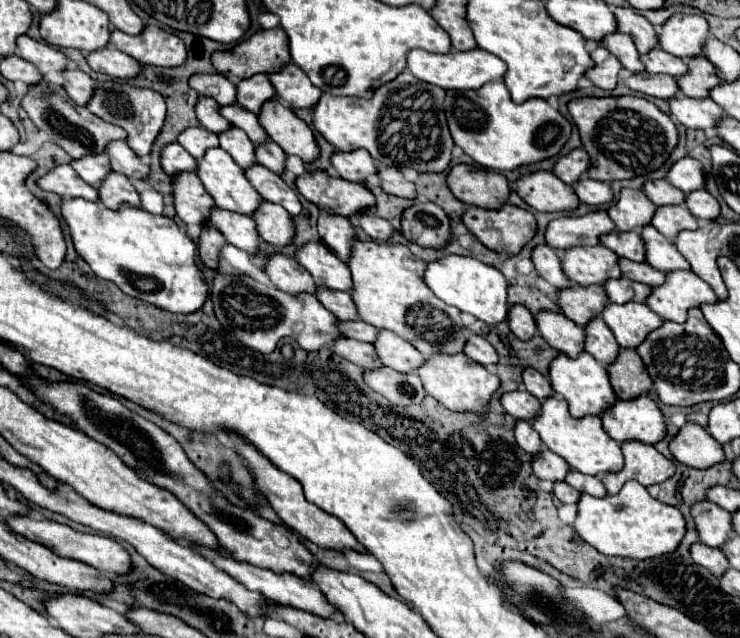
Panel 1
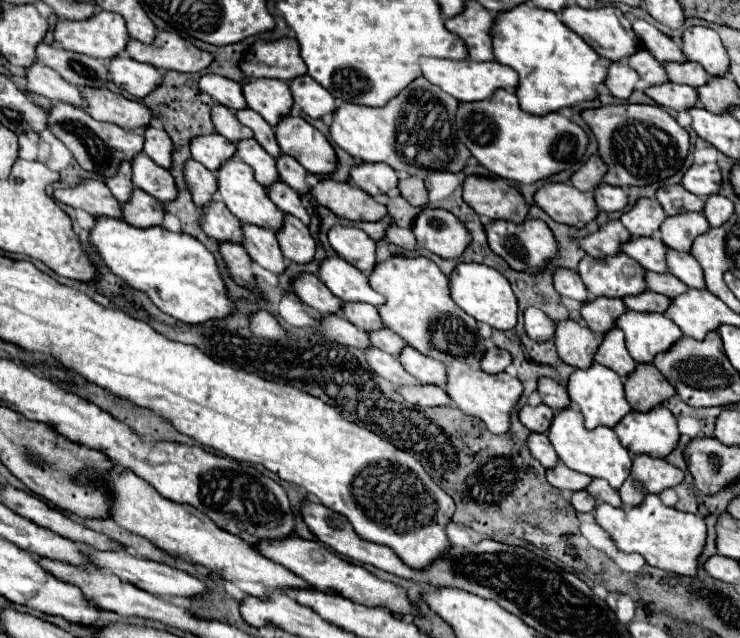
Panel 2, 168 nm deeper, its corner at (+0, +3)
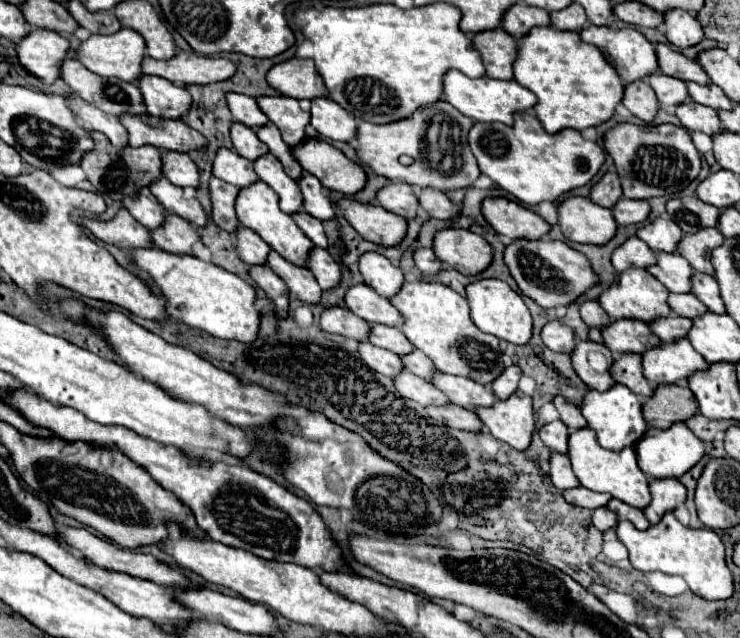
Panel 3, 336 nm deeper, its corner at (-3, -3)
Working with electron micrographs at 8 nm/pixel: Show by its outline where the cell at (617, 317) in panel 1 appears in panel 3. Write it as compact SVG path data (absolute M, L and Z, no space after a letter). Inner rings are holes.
M681 338L671 344L663 342L659 348L653 348L643 354L643 372L653 388L661 384L683 384L689 374L707 370L709 364L703 356L699 356L691 342L687 342L687 338Z

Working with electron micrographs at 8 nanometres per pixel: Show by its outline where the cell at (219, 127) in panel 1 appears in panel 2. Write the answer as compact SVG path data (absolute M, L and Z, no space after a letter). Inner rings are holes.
M214 104L212 106L212 124L216 128L218 134L226 136L230 142L238 142L238 140L244 140L244 138L252 138L252 130L250 128L244 128L236 116L234 116L234 110L222 106L222 104Z

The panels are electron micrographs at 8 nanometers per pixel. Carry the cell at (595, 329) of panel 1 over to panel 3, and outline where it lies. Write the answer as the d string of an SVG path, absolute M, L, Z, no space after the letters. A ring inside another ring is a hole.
M623 354L619 360L615 360L611 368L611 376L615 382L625 384L633 394L649 398L653 394L651 384L643 378L643 368L639 366L639 354Z

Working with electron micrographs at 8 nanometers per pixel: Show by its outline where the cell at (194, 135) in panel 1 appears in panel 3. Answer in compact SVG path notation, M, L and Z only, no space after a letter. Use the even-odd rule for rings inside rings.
M221 148L217 152L213 162L213 176L229 184L235 184L239 188L259 180L259 176L253 170L253 162L245 160L243 156L235 154L235 150L227 150L227 148Z

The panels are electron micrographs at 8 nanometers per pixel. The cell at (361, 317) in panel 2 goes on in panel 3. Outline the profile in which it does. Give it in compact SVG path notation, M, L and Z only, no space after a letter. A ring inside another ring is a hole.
M383 324L371 326L369 342L375 344L375 346L379 346L379 348L391 350L391 352L395 352L399 356L411 354L415 350L415 346L401 334L399 328L391 328L391 326L383 326Z

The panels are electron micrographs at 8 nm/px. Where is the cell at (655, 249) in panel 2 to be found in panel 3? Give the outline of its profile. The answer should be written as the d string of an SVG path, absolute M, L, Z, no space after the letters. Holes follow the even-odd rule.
M677 252L675 254L659 254L657 264L647 270L661 284L665 284L669 288L669 292L679 292L679 294L691 292L691 274L695 274L695 270Z

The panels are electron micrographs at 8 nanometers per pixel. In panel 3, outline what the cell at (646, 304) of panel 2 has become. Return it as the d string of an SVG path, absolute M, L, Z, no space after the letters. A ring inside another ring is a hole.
M669 316L669 318L657 318L649 324L649 328L663 340L663 342L675 342L683 336L687 336L687 330L691 330L691 320L681 316Z

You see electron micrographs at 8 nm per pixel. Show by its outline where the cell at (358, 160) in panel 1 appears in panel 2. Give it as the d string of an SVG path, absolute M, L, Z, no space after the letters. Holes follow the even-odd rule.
M358 162L350 168L350 178L358 188L372 196L386 194L390 188L396 188L398 184L398 174L388 164Z

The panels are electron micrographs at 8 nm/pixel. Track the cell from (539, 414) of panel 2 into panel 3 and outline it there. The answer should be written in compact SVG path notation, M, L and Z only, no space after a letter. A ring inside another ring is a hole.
M561 420L549 422L549 424L545 424L545 426L539 430L541 440L543 440L553 452L559 452L559 454L567 454L567 434L569 434L569 428L567 428Z

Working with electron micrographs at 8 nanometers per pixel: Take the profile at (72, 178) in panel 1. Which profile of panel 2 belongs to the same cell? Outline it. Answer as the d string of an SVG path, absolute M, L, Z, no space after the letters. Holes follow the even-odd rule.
M82 178L78 184L70 188L56 188L54 198L72 208L82 208L92 216L122 218L120 202L110 194L106 184L100 180Z

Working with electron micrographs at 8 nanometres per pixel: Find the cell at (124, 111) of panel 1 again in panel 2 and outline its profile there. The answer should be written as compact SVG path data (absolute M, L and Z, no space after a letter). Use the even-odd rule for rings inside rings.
M146 128L144 130L144 154L150 156L156 164L162 168L170 168L170 152L172 152L172 140L162 128Z

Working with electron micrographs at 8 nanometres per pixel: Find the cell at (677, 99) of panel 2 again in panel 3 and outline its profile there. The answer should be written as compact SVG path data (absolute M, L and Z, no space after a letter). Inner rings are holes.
M693 100L677 106L677 118L681 120L683 128L689 132L703 132L707 136L715 136L723 132L719 116L709 106L701 106Z

